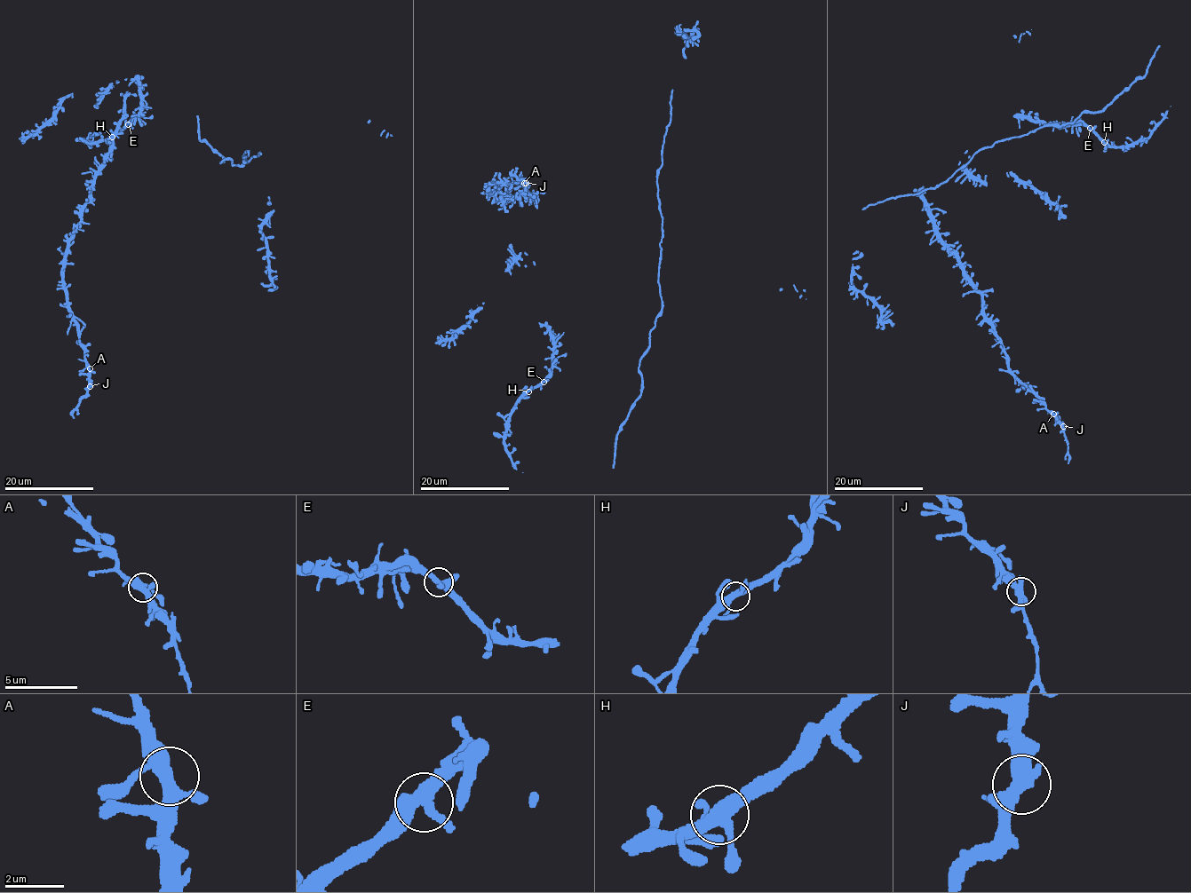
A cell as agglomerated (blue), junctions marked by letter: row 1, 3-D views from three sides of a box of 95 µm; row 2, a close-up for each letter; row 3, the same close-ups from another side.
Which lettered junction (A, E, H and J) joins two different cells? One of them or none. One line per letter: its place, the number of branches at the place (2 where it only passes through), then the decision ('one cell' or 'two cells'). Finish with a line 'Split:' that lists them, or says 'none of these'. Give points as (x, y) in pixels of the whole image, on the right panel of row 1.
A: (1053, 414) | 4 | one cell
E: (1090, 128) | 4 | one cell
H: (1104, 142) | 4 | one cell
J: (1063, 426) | 4 | one cell
Split: none of these

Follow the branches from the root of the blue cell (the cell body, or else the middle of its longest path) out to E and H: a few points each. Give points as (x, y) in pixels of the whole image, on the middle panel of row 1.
E: (560, 371), (551, 367), (543, 382)
H: (560, 371), (551, 367), (547, 379), (528, 391)

